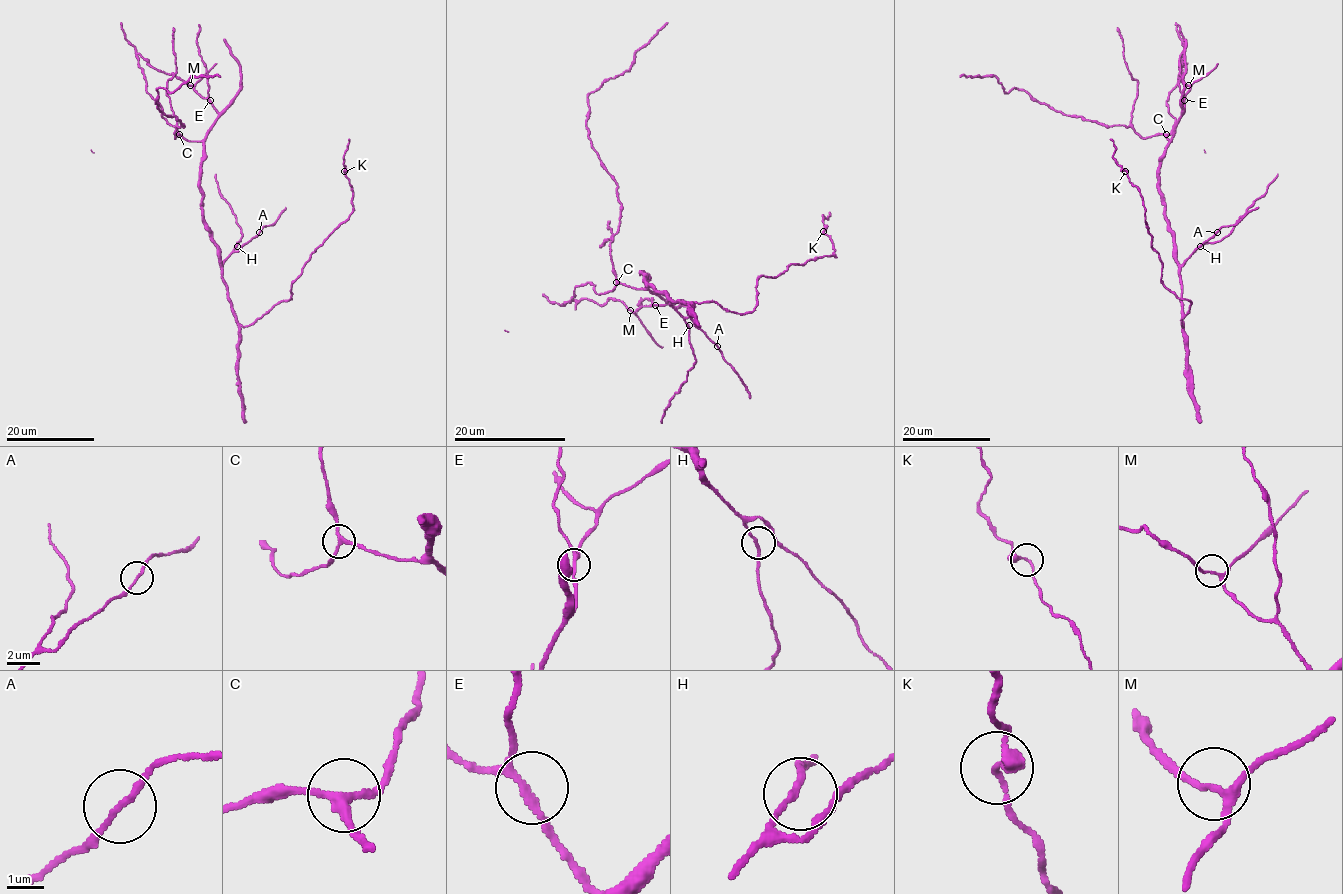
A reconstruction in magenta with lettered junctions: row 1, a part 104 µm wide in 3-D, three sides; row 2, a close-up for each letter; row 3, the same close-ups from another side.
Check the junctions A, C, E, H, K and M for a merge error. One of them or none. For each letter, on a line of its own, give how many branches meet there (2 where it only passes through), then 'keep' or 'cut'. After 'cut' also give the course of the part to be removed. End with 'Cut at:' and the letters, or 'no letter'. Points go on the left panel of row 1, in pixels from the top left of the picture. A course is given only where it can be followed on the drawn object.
A: branches 2; keep
C: branches 3; keep
E: branches 3; keep
H: branches 2; keep
K: branches 3; keep
M: branches 3; keep
Cut at: no letter

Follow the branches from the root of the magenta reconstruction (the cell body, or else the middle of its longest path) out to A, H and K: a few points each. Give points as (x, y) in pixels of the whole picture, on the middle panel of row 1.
A: (654, 288), (662, 292), (683, 317), (689, 317), (716, 346)
H: (654, 288), (666, 296), (689, 325)
K: (654, 288), (675, 302), (751, 312), (761, 275), (835, 256), (824, 231)

